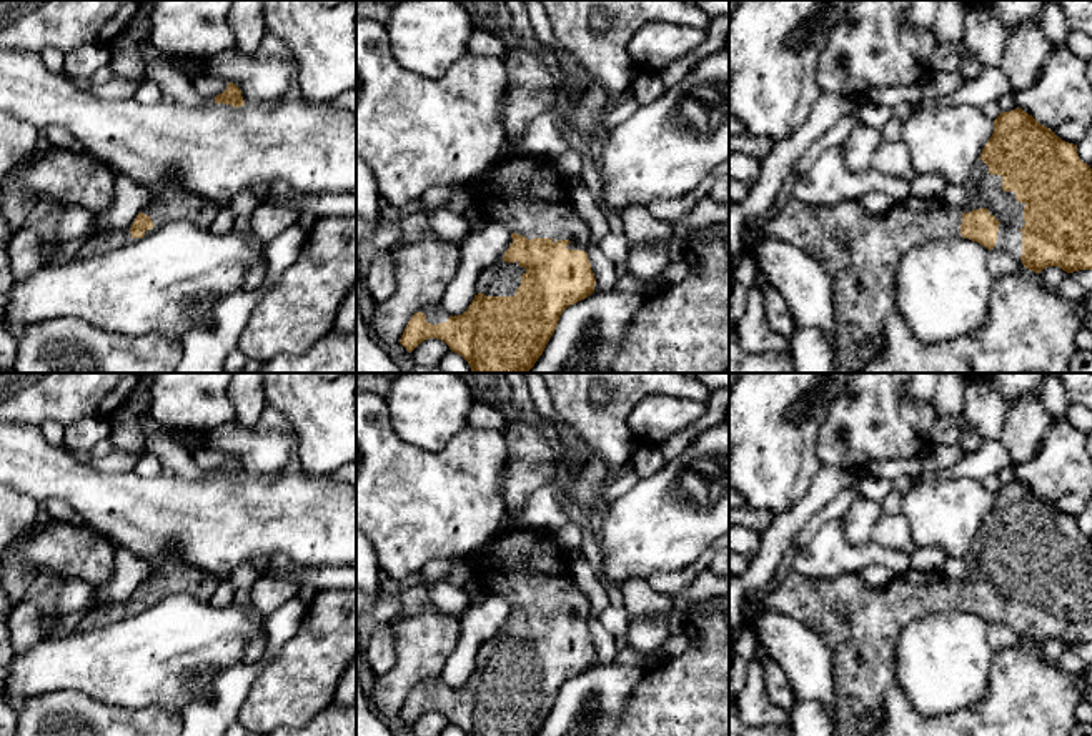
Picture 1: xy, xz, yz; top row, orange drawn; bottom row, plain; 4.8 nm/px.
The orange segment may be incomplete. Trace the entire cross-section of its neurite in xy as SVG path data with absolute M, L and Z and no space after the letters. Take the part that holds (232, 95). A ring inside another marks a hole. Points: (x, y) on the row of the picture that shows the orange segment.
M228 83L226 90L215 97L215 103L226 103L231 107L243 107L245 100L241 90L235 83Z

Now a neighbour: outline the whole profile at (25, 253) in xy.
M27 228L12 235L8 258L13 280L17 281L27 280L48 263L42 250L40 236Z

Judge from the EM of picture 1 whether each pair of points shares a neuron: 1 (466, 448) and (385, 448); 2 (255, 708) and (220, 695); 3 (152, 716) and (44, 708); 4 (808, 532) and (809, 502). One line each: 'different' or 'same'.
1: same
2: different
3: same
4: different

